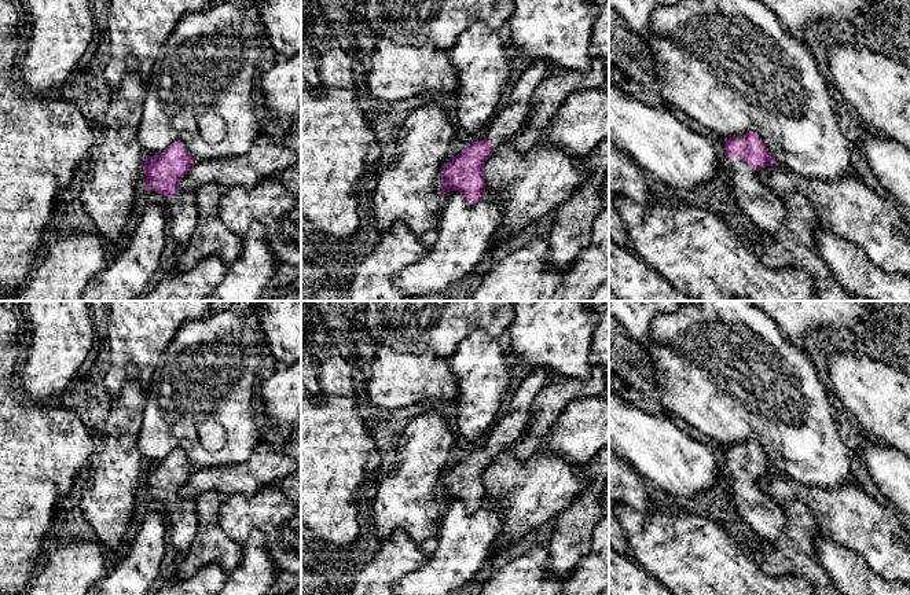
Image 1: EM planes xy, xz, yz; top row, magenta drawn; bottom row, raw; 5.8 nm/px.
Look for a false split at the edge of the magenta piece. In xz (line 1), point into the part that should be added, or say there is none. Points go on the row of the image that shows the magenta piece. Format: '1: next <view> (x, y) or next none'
1: next xz (509, 121)

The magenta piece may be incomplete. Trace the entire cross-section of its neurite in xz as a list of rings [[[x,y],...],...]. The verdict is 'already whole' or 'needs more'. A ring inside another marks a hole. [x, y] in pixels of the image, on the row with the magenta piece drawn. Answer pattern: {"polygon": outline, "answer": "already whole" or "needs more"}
{"polygon": [[[543,60],[532,62],[522,71],[489,121],[485,137],[466,146],[460,154],[444,165],[440,180],[443,194],[458,191],[469,205],[476,205],[485,198],[484,165],[487,159],[496,146],[518,136],[524,129],[531,98],[550,71],[550,65]]], "answer": "needs more"}

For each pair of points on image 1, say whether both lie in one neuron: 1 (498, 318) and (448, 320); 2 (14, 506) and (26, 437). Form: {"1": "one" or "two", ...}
{"1": "one", "2": "one"}

